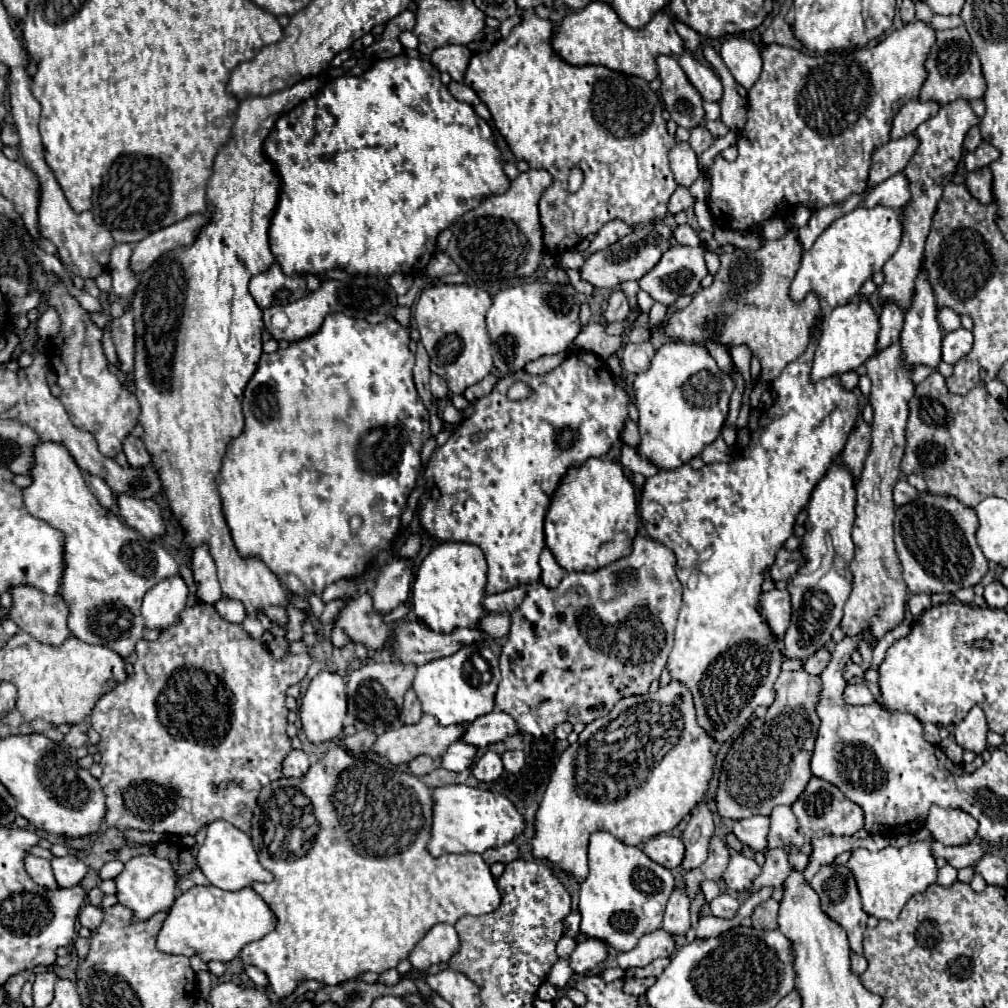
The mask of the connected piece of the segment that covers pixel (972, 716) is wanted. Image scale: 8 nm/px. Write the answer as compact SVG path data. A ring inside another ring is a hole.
M974 706L966 714L966 718L954 726L956 742L964 750L974 750L974 752L982 752L986 748L986 732L988 732L988 722L980 706Z

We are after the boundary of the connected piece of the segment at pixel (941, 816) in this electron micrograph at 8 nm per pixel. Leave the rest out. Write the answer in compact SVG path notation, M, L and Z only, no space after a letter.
M932 806L926 820L926 828L930 830L932 838L940 840L946 846L962 846L970 844L976 838L978 822L962 810Z

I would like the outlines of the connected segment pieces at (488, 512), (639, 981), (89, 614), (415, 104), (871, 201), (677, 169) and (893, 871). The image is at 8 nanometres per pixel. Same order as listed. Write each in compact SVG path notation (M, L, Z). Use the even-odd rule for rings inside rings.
M574 350L558 368L544 376L532 376L522 370L502 378L488 396L476 400L474 414L462 422L446 444L434 448L426 462L426 470L422 472L426 484L418 508L422 530L440 542L454 540L480 546L488 562L486 594L500 594L536 582L540 578L538 556L544 550L544 516L556 488L570 468L582 466L592 456L606 456L620 438L626 416L628 394L614 382L610 368L586 350ZM516 380L530 382L534 390L522 402L508 400L506 396ZM434 486L440 490L438 500L430 498Z
M624 976L624 992L632 994L636 998L644 996L646 988L650 988L650 984L654 984L654 978L632 978L632 976Z
M40 442L34 448L34 466L30 470L30 478L32 478L30 486L24 488L24 504L28 512L34 518L42 518L52 528L64 534L66 544L64 544L64 574L60 582L60 594L70 610L68 614L70 632L88 644L106 646L116 654L120 654L122 658L130 656L134 652L136 642L142 638L144 630L144 620L140 614L142 594L156 582L162 582L164 578L180 576L178 562L158 542L150 542L138 536L138 532L120 522L120 518L114 512L104 510L98 504L98 500L84 482L82 470L78 468L76 460L72 458L72 454L64 444Z
M394 56L386 60L378 60L368 72L362 76L342 76L330 80L316 96L300 102L296 108L286 112L278 118L276 128L264 142L266 156L274 162L278 174L284 180L280 202L272 216L270 226L270 248L280 264L282 272L288 276L302 276L302 274L322 274L334 268L340 268L348 274L368 274L368 276L392 276L396 272L402 274L416 274L422 272L428 260L436 252L436 236L454 224L462 212L476 208L482 202L482 196L490 196L494 192L506 192L510 186L508 176L502 170L500 152L494 142L494 134L490 126L474 112L470 104L462 104L450 96L448 88L440 82L440 72L428 62L410 56Z
M900 172L888 180L884 180L882 184L870 186L866 190L866 196L862 198L860 206L874 208L876 204L880 204L886 208L902 208L902 204L906 204L906 200L910 200L910 190L906 188L906 176L902 176L902 172Z
M678 142L670 150L670 168L674 172L676 182L686 188L690 188L690 184L700 176L698 158L688 142Z
M930 840L924 842L910 842L904 848L884 848L880 852L870 850L854 850L850 860L846 862L848 870L852 872L860 898L862 898L862 910L868 916L876 916L878 920L896 920L904 904L914 896L924 892L930 882L936 882L938 866L934 856L930 856Z

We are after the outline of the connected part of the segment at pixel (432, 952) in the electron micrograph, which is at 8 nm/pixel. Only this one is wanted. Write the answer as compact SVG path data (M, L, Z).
M436 924L416 944L408 960L412 962L414 970L426 970L432 964L448 962L452 954L458 952L458 948L460 948L460 938L456 928L450 924Z

